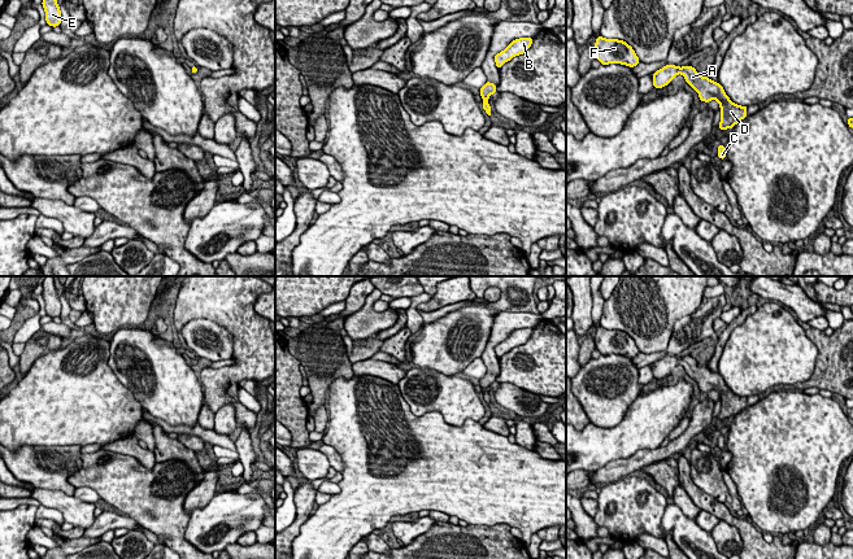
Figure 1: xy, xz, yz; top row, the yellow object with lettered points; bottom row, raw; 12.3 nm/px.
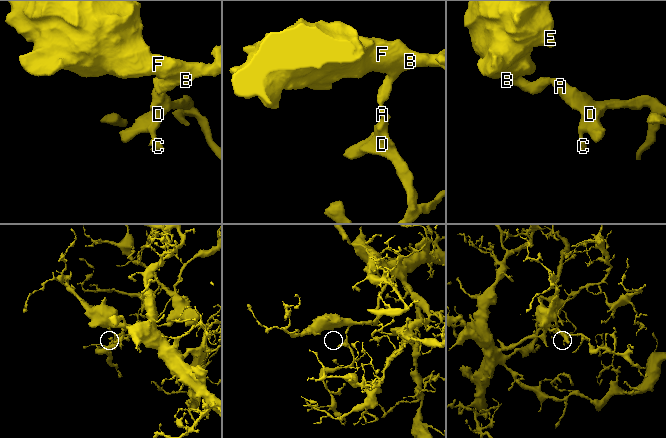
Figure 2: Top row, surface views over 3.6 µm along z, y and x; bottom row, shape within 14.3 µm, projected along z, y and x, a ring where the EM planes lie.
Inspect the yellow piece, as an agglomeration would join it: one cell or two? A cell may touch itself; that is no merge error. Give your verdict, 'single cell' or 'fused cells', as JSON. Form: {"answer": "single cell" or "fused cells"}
{"answer": "single cell"}

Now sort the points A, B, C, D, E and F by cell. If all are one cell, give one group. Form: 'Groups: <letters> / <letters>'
Groups: A B C D E F

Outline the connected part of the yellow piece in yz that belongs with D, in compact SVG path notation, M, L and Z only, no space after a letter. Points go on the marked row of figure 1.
M667 64L653 73L653 87L662 88L667 86L679 73L684 77L688 86L697 91L701 101L709 102L713 99L718 101L721 106L721 122L718 127L721 130L732 128L748 115L748 106L732 102L719 83L708 77L698 75L692 66L679 67Z

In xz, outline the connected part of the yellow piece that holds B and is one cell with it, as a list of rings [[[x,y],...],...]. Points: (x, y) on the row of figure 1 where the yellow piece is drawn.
[[[519,38],[509,43],[509,45],[495,56],[496,66],[500,69],[505,62],[513,57],[523,54],[532,44],[532,38]]]

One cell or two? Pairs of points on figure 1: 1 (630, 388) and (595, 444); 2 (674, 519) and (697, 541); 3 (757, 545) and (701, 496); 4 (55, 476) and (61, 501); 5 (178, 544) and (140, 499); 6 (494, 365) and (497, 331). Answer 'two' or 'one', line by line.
1: two
2: one
3: one
4: two
5: one
6: one

